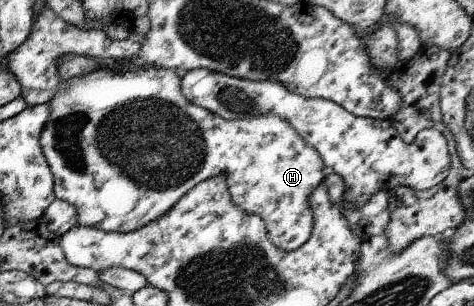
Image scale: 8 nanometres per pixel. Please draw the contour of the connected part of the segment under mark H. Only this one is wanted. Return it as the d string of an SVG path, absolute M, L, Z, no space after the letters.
M156 67L135 69L132 72L130 70L111 72L107 68L100 68L97 71L77 77L76 79L71 79L70 81L56 79L57 91L48 102L50 107L49 119L39 136L43 155L48 163L49 171L53 176L53 193L55 198L65 200L74 205L77 212L78 225L96 227L106 232L127 233L128 231L143 227L151 220L161 217L195 184L206 179L211 179L212 177L222 176L225 180L226 190L229 192L231 203L241 211L256 215L266 214L266 220L268 222L270 222L270 218L268 218L270 212L296 214L296 220L290 222L292 224L290 230L296 230L296 234L290 234L290 251L301 247L308 240L313 229L313 214L311 213L311 208L307 205L309 195L323 180L327 172L318 152L309 144L306 144L303 137L298 136L298 133L290 126L287 120L274 113L250 118L225 119L215 115L213 112L207 111L205 108L188 102L182 96L179 80L180 78L174 70L159 69Z

